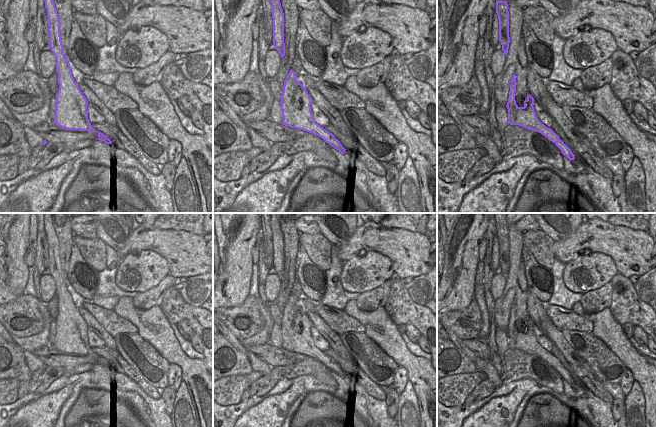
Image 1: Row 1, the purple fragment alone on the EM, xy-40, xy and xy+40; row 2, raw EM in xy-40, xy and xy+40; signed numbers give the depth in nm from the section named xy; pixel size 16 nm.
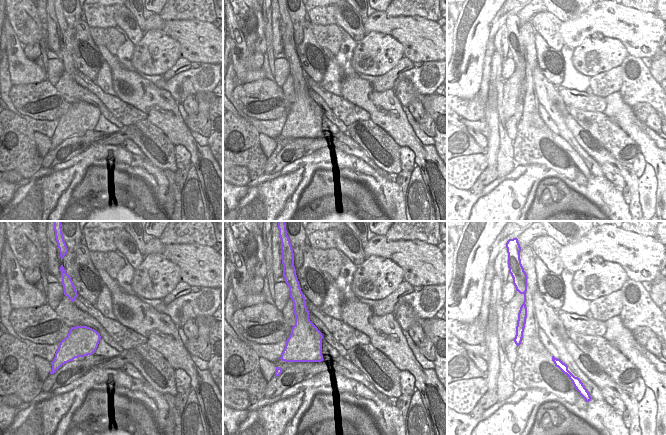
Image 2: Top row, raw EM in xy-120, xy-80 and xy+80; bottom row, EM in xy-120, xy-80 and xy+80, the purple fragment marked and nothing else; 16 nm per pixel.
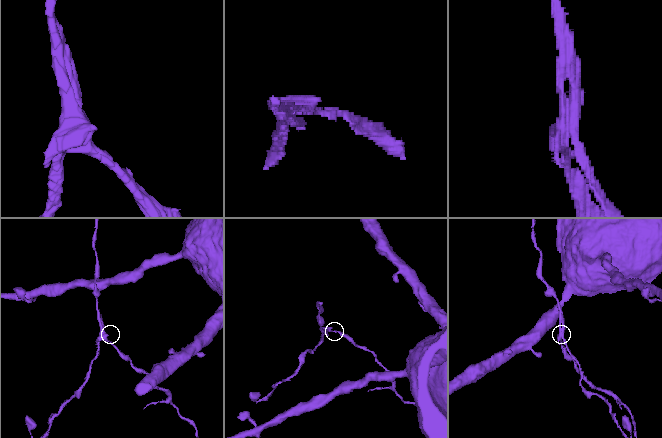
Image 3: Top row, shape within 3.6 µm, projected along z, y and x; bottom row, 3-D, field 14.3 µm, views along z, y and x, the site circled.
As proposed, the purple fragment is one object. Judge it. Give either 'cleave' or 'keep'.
cleave

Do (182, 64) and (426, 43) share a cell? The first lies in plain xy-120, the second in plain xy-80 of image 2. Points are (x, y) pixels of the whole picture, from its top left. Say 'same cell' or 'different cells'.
different cells

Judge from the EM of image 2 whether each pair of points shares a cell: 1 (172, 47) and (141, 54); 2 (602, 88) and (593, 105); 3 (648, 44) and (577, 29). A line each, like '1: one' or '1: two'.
1: one
2: two
3: one

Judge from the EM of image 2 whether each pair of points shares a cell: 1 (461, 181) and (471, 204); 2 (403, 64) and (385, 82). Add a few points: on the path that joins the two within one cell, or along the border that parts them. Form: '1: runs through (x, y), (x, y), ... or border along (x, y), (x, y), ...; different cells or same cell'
1: border along (457, 188), (469, 190); different cells
2: runs through (399, 68), (389, 78); same cell

